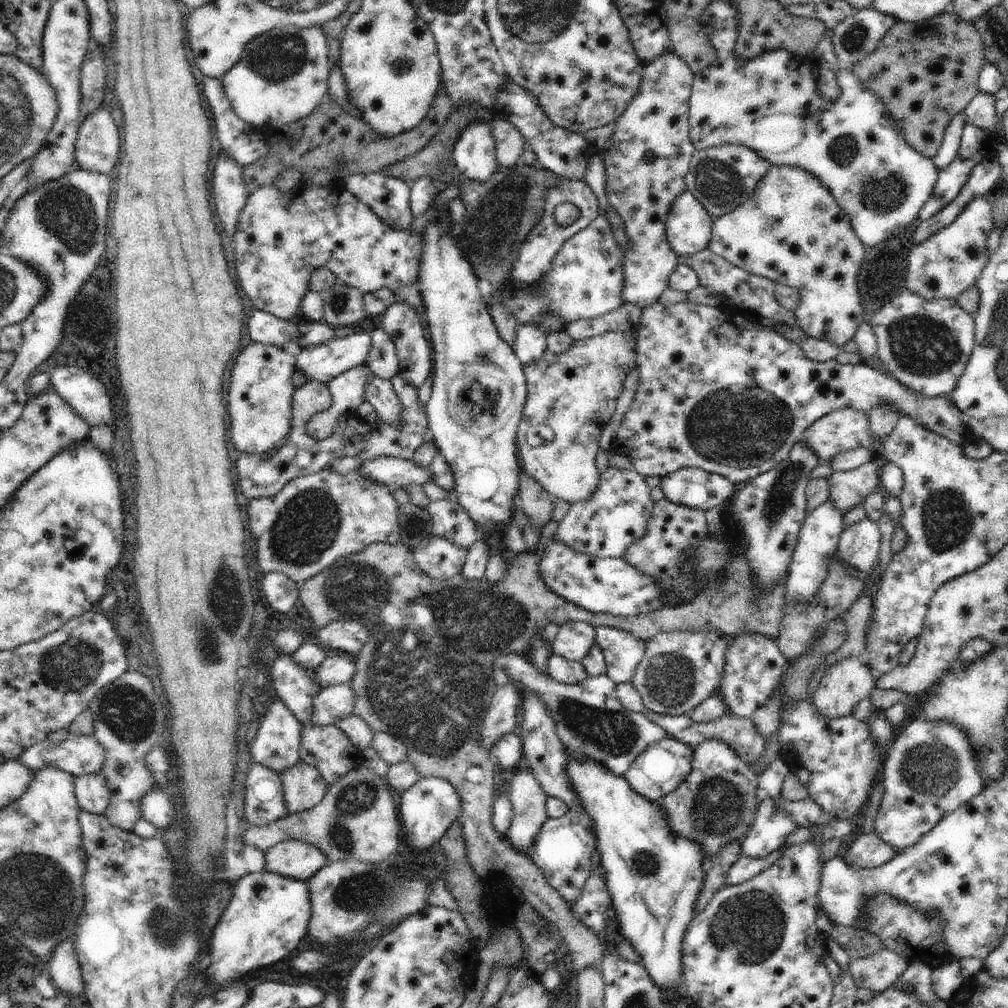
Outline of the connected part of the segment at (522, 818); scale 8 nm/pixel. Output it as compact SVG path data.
M519 767L510 785L511 825L507 839L515 851L530 854L540 827L549 817L545 807L547 794L533 773Z

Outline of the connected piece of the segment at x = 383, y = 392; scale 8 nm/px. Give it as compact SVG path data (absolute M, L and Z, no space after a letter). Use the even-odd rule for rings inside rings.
M372 375L365 386L365 400L376 409L380 420L391 425L401 421L402 405L390 380Z

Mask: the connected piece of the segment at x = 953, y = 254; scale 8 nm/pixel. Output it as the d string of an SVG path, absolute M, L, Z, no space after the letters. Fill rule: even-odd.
M976 197L946 228L913 245L908 253L906 288L926 300L955 300L964 291L977 284L992 254L987 249L993 229L992 198Z

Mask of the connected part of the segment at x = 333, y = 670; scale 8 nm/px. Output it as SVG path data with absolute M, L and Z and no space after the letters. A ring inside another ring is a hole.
M328 656L324 662L315 668L315 681L324 690L326 687L338 686L350 683L356 672L356 662L348 659L348 656Z

